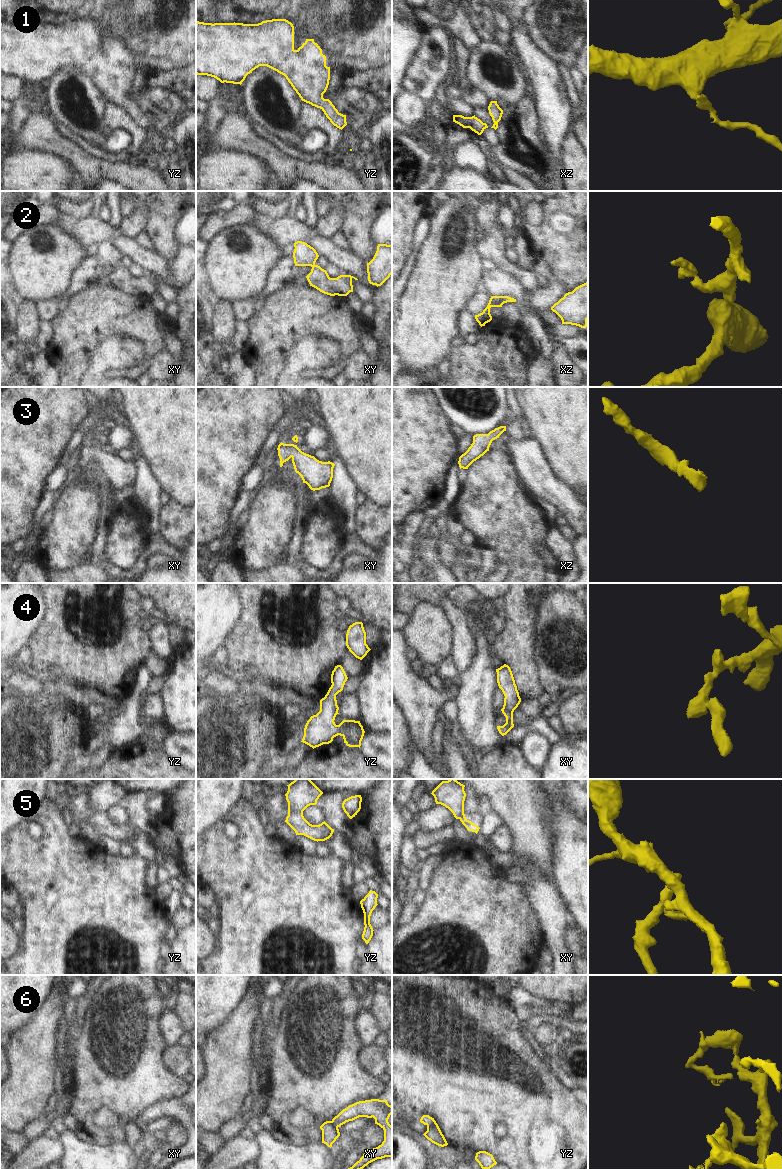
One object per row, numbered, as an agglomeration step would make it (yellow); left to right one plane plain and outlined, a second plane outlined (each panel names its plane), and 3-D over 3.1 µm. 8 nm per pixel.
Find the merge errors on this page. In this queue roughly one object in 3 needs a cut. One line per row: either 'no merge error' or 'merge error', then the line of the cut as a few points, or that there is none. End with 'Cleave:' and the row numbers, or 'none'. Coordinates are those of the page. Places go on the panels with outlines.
1: no merge error; cut none
2: no merge error; cut none
3: no merge error; cut none
4: no merge error; cut none
5: merge error; cut yz (302, 812), (290, 812), (288, 814)
6: merge error; cut yz (435, 1121), (427, 1125)
Cleave: 5, 6

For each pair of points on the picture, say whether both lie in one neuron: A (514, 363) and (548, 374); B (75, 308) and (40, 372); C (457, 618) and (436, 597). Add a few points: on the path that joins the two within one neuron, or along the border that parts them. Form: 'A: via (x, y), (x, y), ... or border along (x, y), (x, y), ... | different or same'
A: border along (539, 354), (529, 365), (526, 376) | different
B: border along (46, 351), (49, 358), (58, 367), (61, 376) | different
C: border along (445, 598), (440, 605) | different

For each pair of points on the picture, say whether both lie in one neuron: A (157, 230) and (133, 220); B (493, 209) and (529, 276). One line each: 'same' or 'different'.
A: different
B: same

